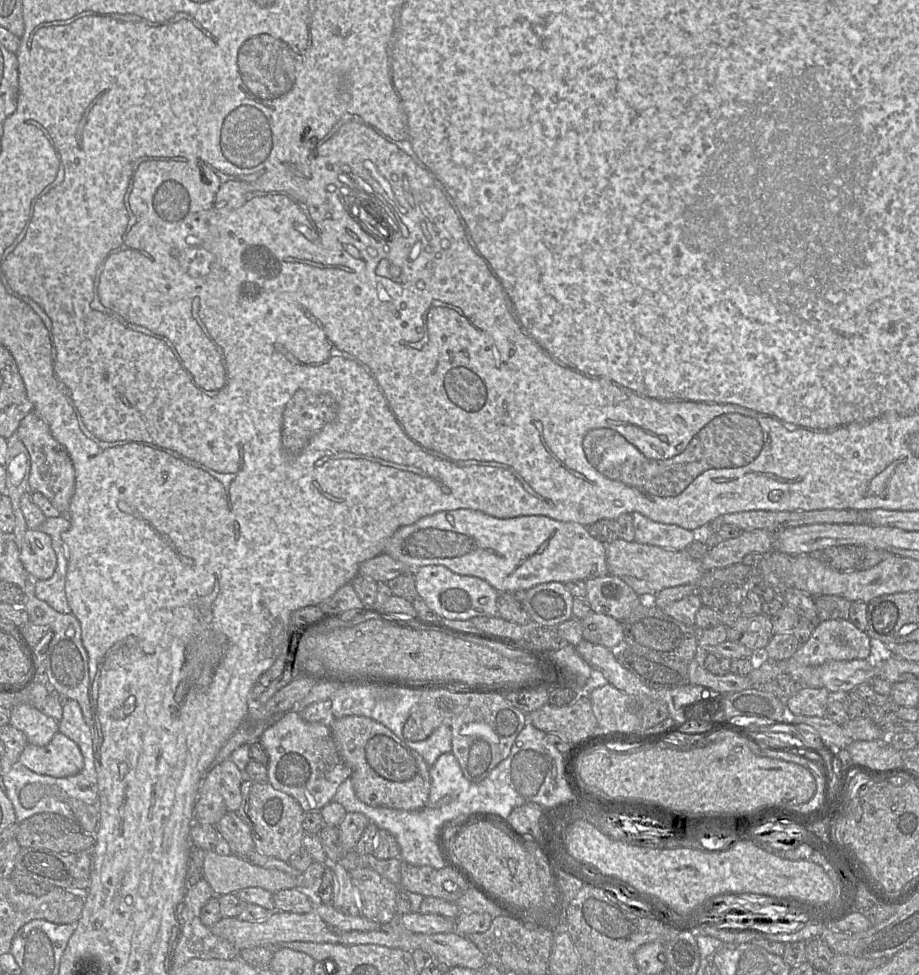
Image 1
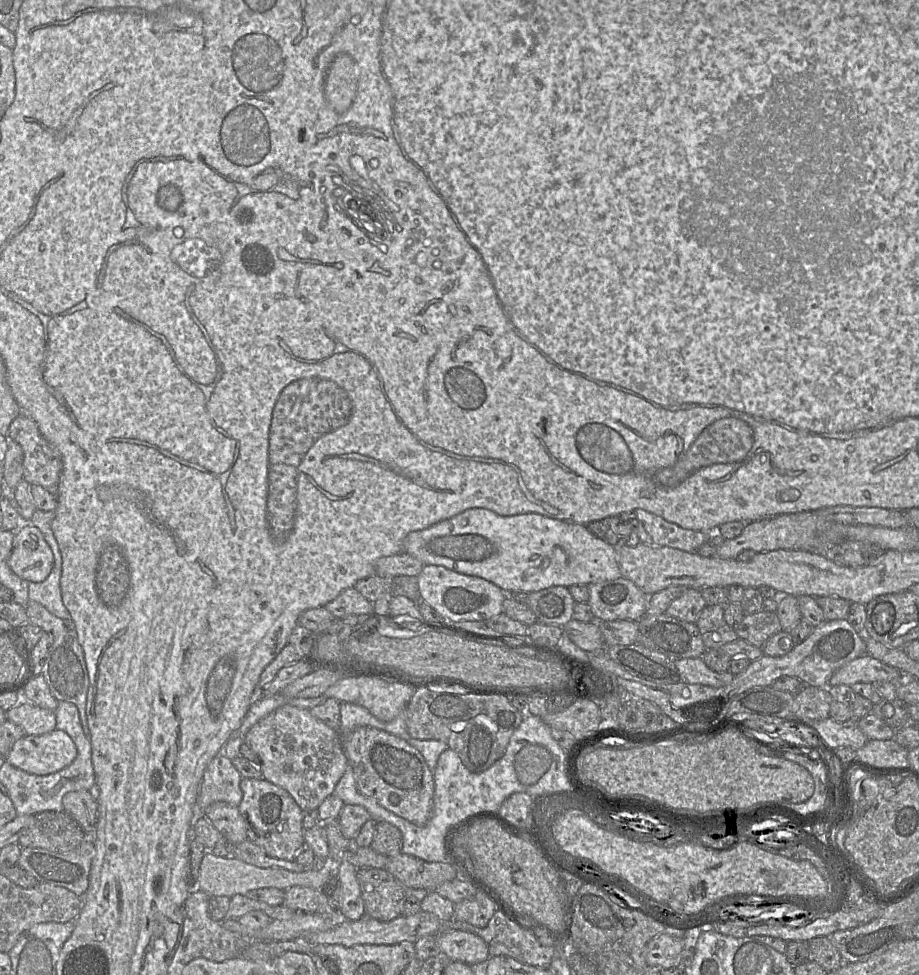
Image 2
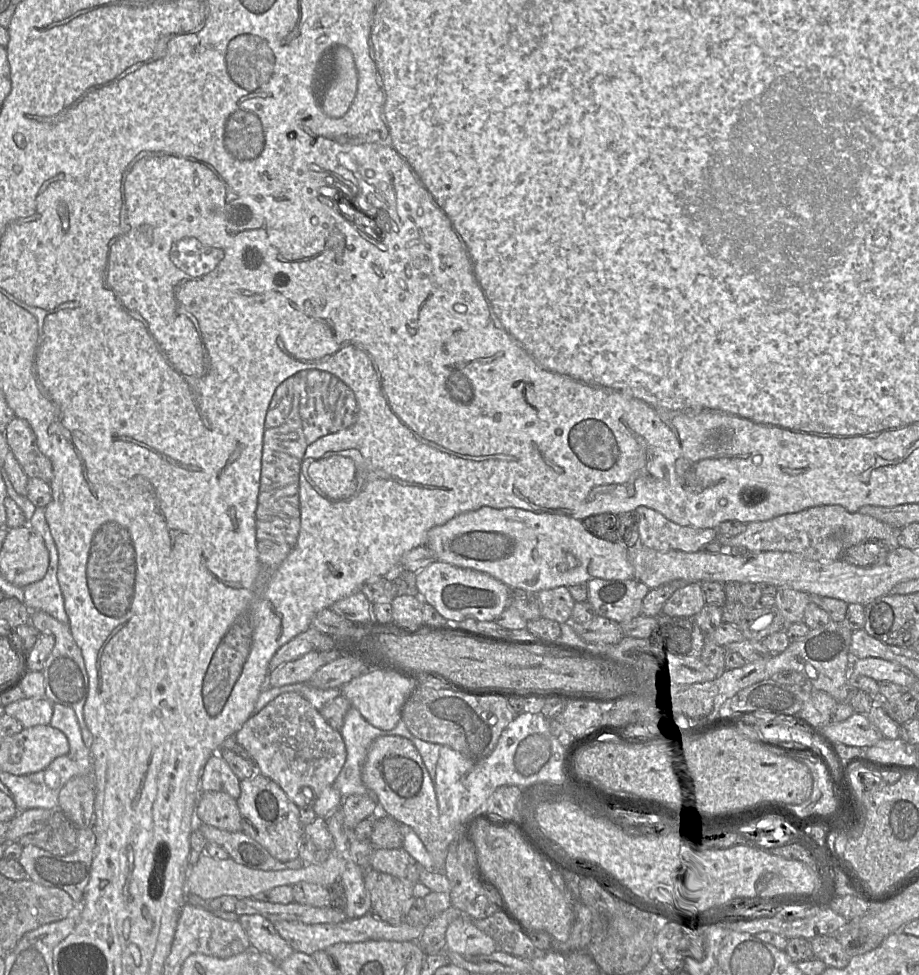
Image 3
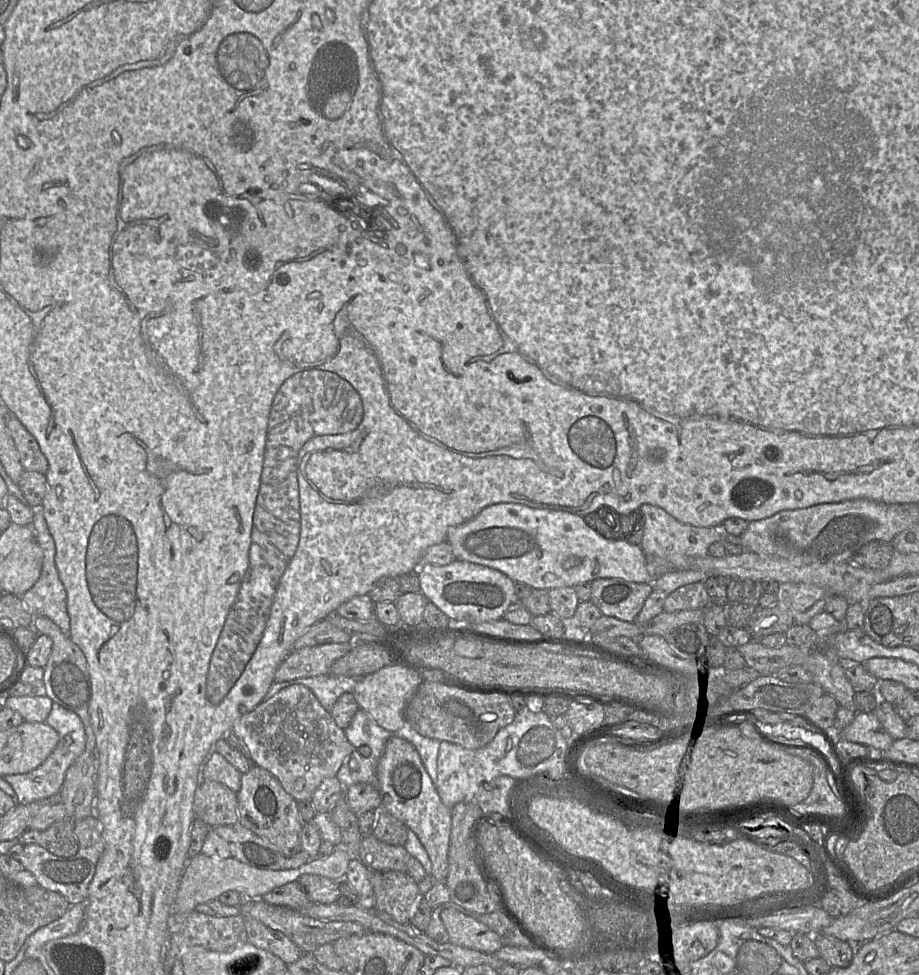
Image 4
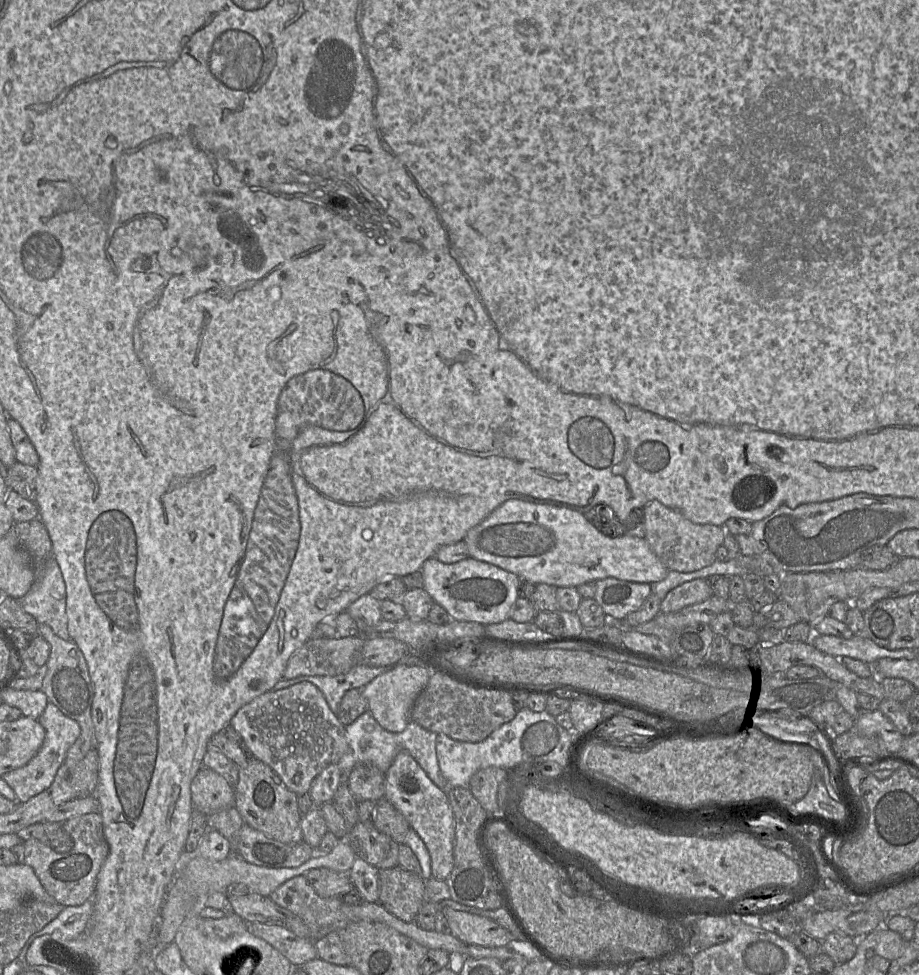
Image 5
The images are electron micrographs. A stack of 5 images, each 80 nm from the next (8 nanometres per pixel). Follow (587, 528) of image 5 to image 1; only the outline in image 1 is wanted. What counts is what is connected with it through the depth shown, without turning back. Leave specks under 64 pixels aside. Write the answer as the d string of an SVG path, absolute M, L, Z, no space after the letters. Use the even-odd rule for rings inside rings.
M474 509L441 511L422 517L411 525L400 527L387 541L386 553L415 570L426 565L443 565L451 571L476 576L492 585L499 593L528 590L549 582L586 581L609 574L606 544L594 538L586 526L563 522L544 515L497 518Z

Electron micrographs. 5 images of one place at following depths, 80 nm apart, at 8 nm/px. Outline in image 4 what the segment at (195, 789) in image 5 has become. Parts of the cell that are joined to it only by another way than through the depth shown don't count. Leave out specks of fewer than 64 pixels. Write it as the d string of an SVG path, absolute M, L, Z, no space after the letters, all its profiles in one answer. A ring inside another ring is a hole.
M202 781L194 795L194 813L209 827L239 821L237 793L216 781Z

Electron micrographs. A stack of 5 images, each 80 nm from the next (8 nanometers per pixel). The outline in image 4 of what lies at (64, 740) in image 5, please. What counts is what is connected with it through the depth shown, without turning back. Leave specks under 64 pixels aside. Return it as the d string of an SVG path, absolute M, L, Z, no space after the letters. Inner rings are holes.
M53 702L45 723L51 726L59 735L59 742L53 752L40 766L30 772L3 776L3 779L13 788L16 794L16 802L19 804L29 804L59 793L67 769L85 750L85 731L77 714Z

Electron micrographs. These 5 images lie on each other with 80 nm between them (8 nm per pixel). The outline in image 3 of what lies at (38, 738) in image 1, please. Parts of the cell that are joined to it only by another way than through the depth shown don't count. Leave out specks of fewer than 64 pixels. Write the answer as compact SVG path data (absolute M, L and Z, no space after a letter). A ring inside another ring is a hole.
M24 698L4 707L6 714L21 722L24 728L49 725L53 715L53 703L43 698Z

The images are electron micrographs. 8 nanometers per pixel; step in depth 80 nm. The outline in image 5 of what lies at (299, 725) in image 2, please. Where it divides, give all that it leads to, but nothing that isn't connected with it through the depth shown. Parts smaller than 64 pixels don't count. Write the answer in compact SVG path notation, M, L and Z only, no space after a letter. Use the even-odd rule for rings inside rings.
M309 682L263 693L242 706L230 725L242 736L250 757L267 764L297 796L309 792L318 774L330 764L338 764L349 751L345 726L331 711L323 693Z

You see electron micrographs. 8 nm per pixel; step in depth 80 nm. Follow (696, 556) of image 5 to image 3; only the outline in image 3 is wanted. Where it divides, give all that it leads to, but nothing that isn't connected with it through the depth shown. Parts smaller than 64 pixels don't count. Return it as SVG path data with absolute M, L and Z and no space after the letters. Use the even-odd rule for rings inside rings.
M639 506L635 512L641 544L660 552L701 551L706 544L714 541L718 532L711 528L680 526L646 506Z

